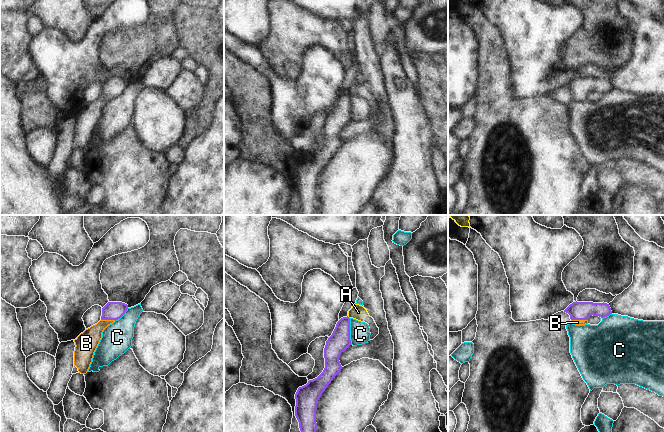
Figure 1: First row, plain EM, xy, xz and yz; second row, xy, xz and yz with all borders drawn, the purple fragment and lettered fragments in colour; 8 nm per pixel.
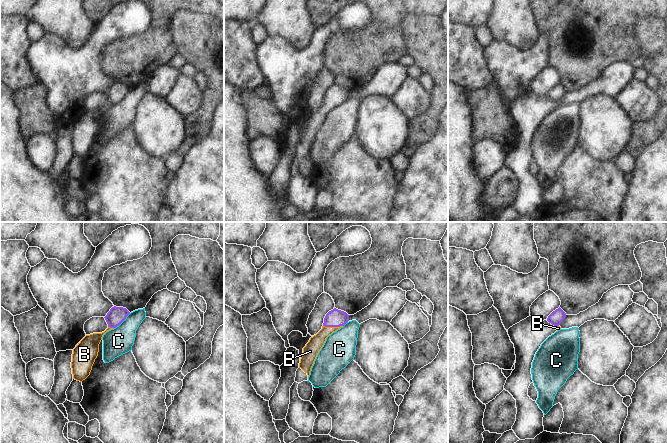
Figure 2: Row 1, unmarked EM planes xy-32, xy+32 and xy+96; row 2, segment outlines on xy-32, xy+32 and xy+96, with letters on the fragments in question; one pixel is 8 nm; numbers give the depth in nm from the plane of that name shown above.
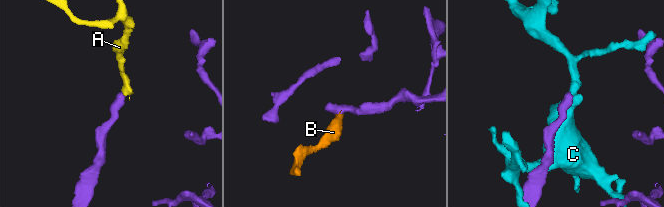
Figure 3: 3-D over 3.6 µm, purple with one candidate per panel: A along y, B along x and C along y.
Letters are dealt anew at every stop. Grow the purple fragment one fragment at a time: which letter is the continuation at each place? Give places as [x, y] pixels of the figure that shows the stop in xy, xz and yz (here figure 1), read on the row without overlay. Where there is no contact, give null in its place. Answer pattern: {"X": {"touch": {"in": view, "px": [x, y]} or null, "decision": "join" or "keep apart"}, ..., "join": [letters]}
{"A": {"touch": {"in": "xz", "px": [348, 93]}, "decision": "keep apart"}, "B": {"touch": {"in": "yz", "px": [579, 95]}, "decision": "join"}, "C": {"touch": {"in": "xz", "px": [349, 107]}, "decision": "keep apart"}, "join": ["B"]}

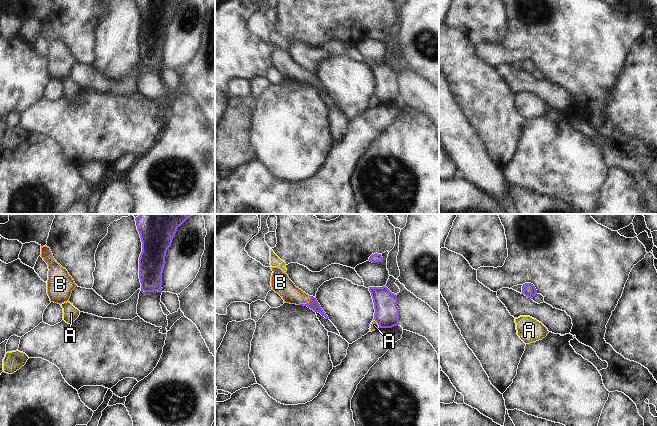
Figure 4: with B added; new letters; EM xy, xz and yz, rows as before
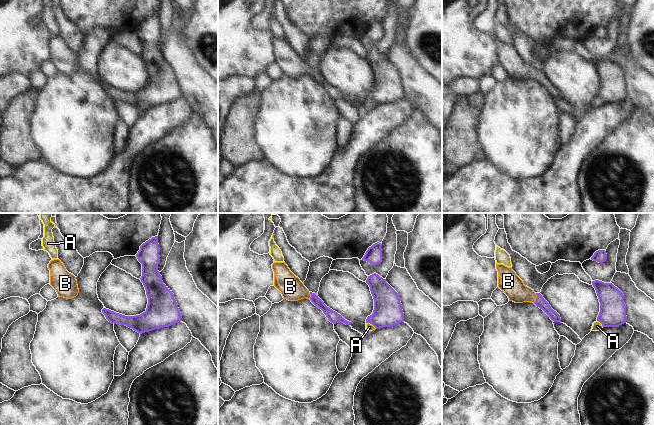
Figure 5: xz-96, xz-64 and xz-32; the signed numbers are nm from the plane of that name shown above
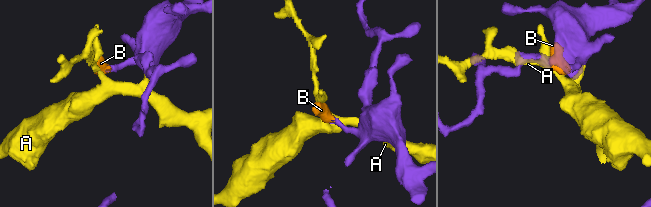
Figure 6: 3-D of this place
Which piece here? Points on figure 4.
{"A": {"touch": {"in": "xz", "px": [377, 98]}, "decision": "keep apart"}, "B": {"touch": {"in": "xz", "px": [305, 80]}, "decision": "join"}, "join": ["B"]}

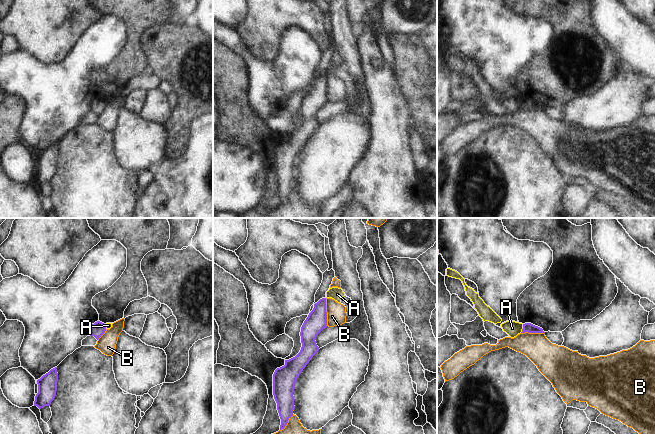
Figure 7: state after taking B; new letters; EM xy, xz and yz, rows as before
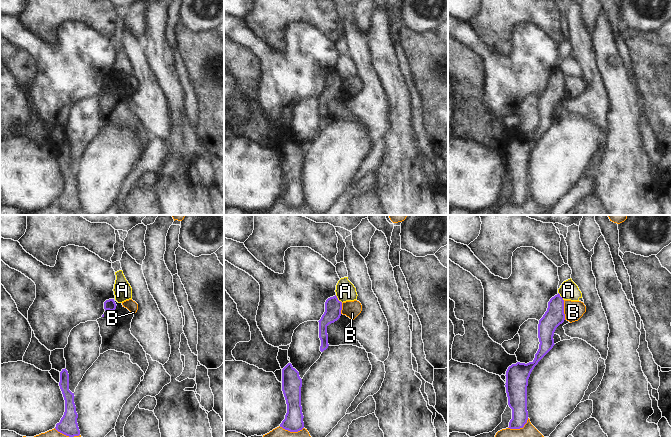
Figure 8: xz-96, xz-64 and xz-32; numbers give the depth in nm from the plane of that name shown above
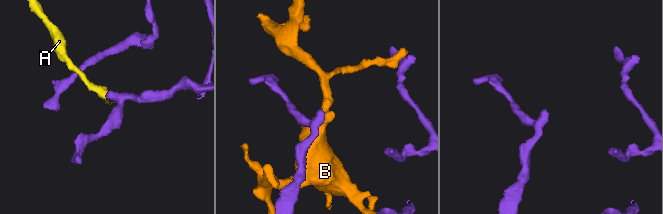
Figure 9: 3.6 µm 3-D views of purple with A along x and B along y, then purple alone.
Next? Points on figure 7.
{"A": {"touch": {"in": "yz", "px": [523, 104]}, "decision": "keep apart"}, "B": {"touch": {"in": "xz", "px": [326, 88]}, "decision": "keep apart"}, "join": []}

